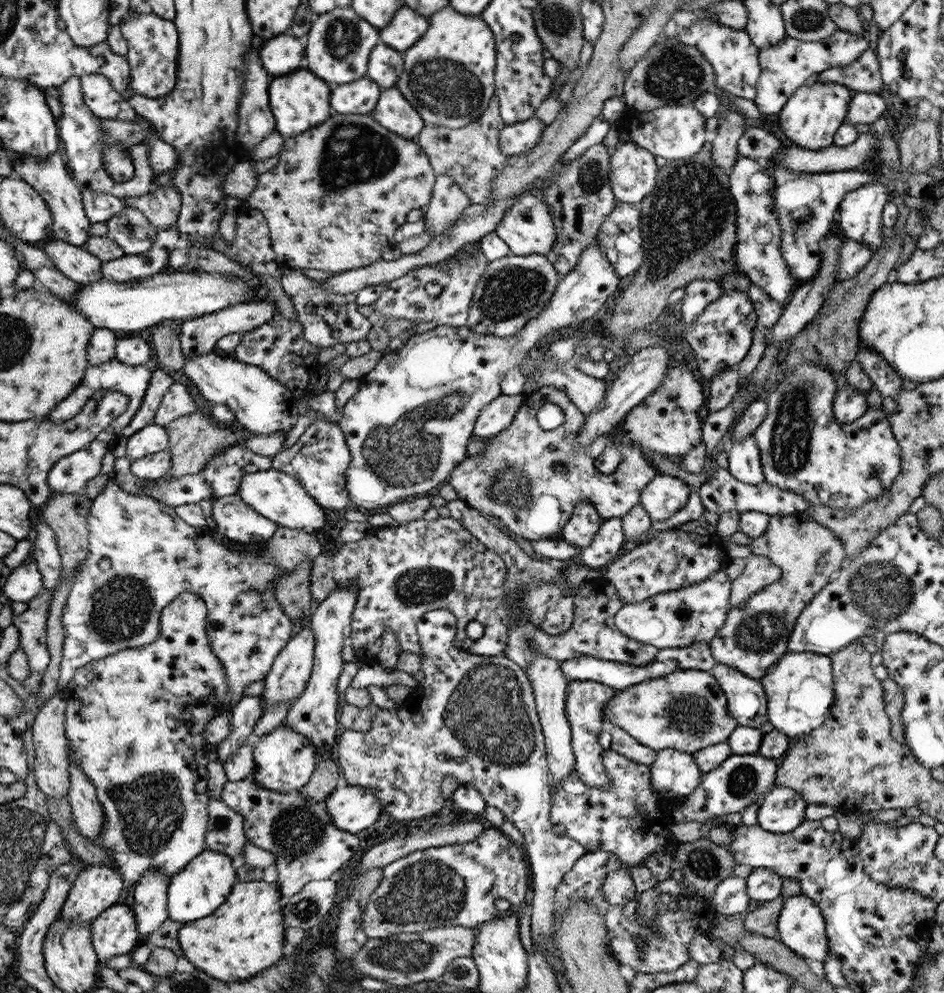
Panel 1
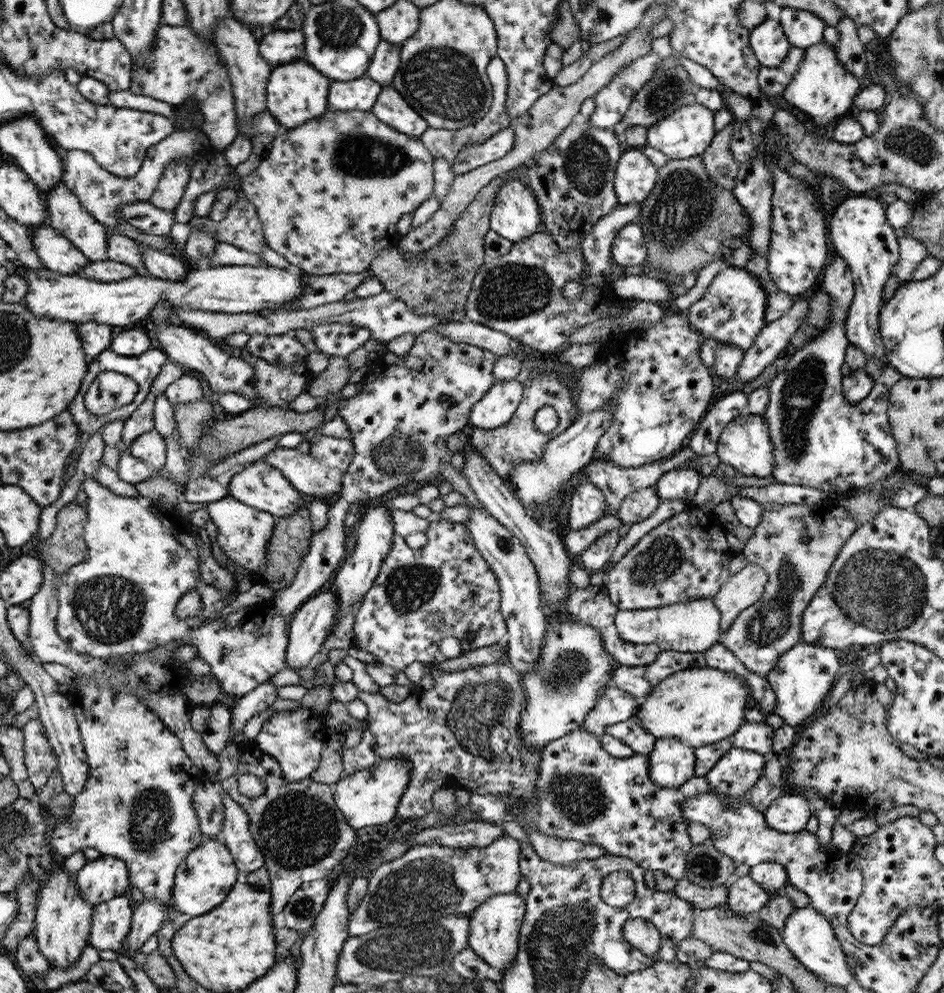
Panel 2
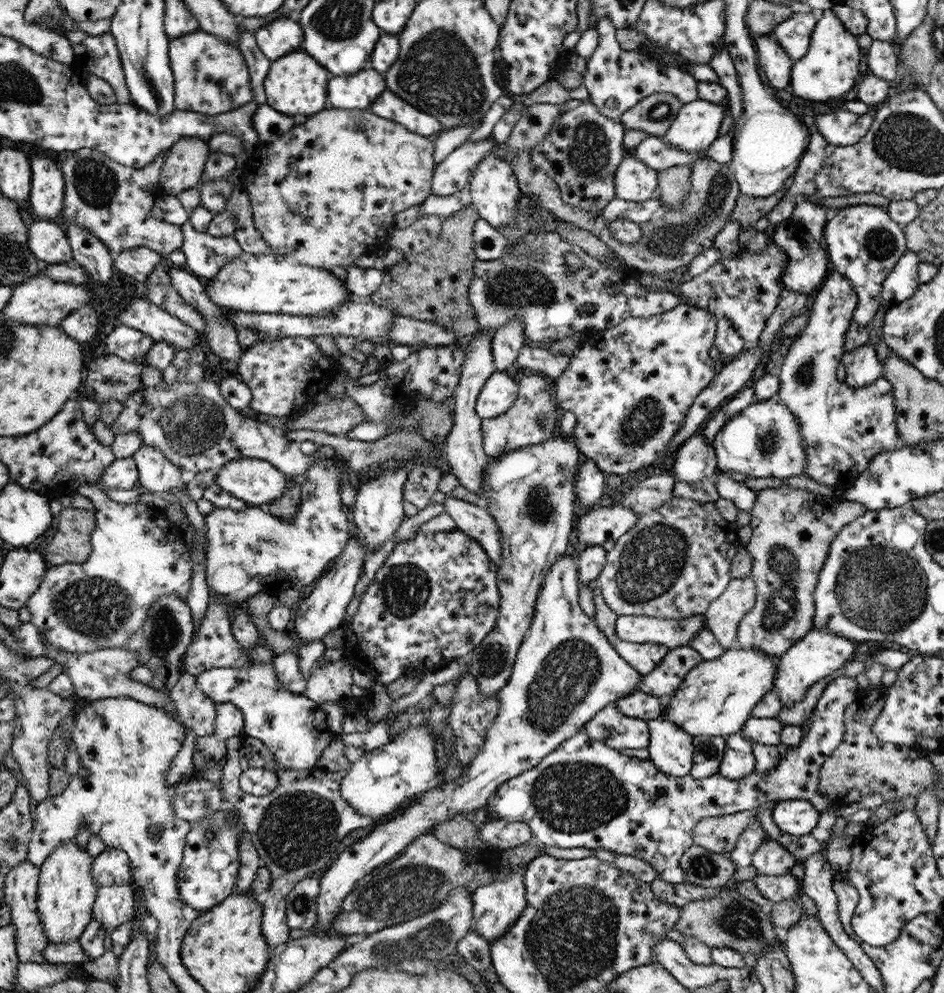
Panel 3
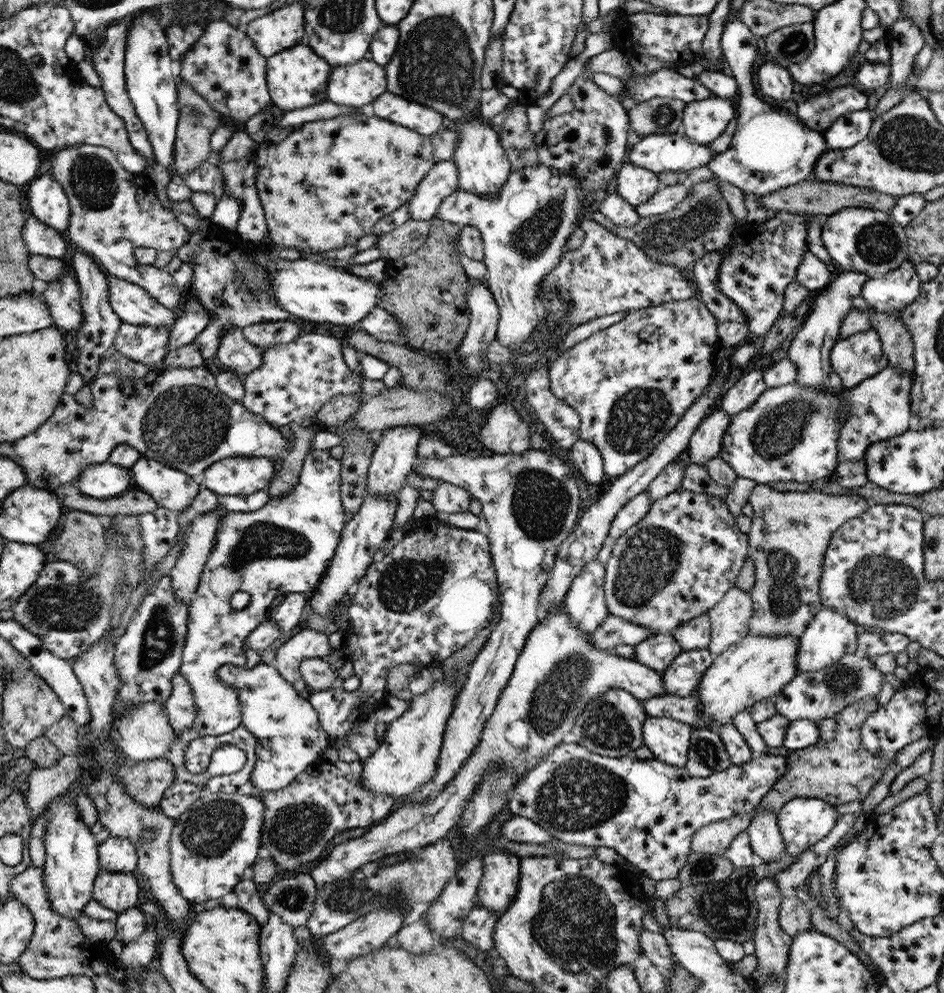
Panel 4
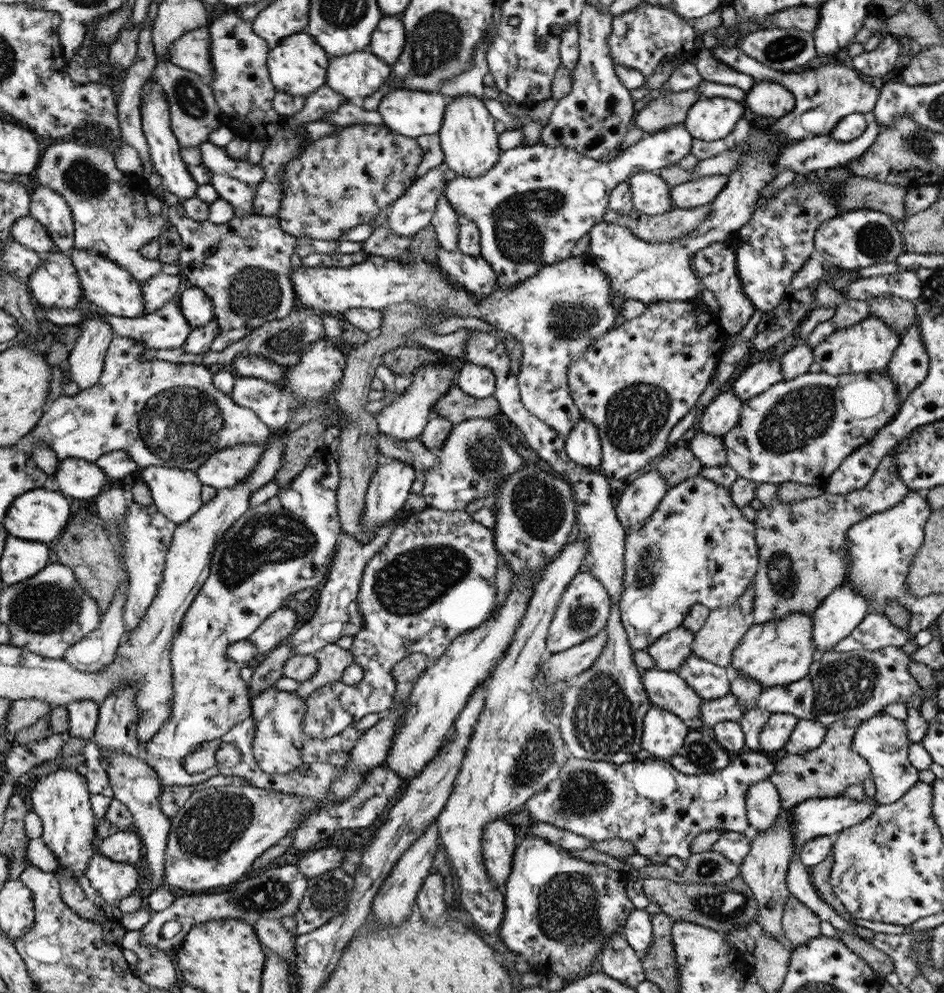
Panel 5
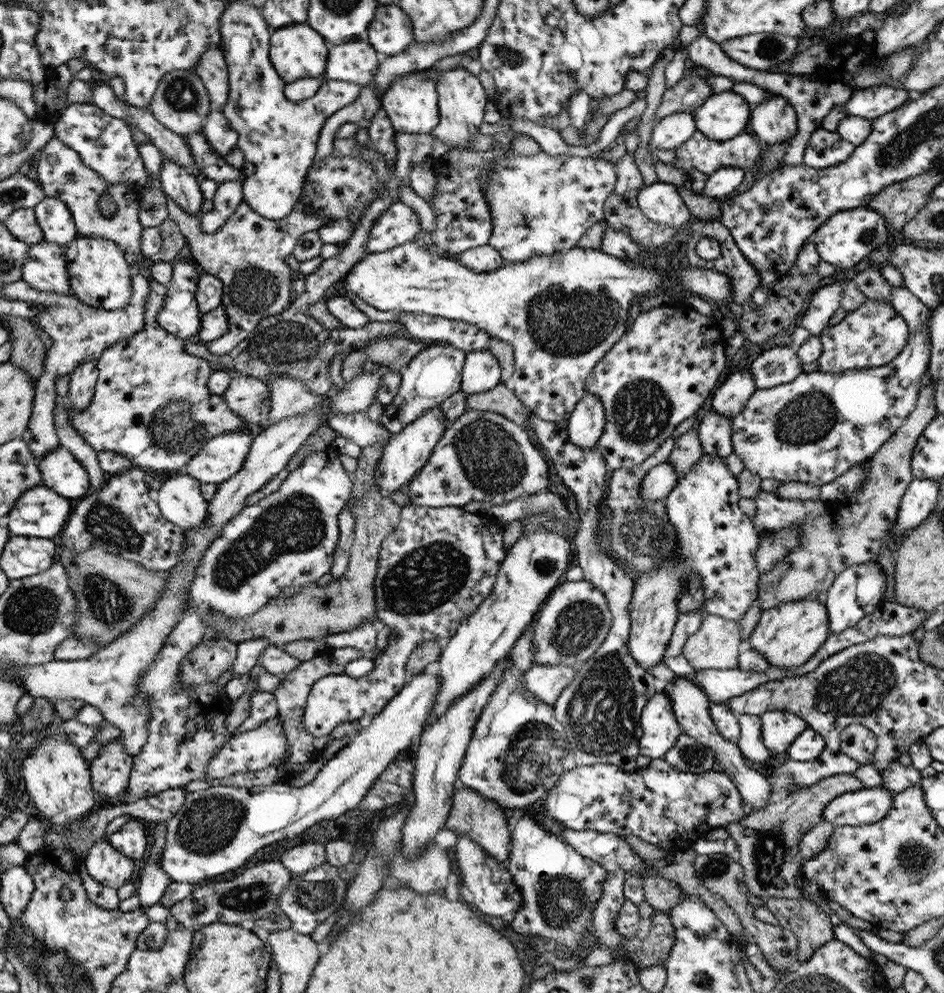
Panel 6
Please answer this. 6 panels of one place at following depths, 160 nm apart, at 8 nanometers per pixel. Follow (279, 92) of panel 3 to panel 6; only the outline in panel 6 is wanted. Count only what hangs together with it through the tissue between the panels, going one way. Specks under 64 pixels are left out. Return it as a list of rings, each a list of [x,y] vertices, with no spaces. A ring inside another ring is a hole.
[[[308,23],[292,24],[278,30],[272,30],[269,59],[286,84],[301,78],[316,78],[327,67],[326,54],[328,54],[328,50],[326,50],[326,43],[321,33]]]

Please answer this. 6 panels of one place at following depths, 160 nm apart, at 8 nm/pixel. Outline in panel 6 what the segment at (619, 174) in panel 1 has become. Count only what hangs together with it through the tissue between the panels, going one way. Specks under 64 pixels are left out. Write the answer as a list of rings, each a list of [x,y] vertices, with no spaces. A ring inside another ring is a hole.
[[[658,181],[644,186],[638,194],[637,205],[650,220],[670,225],[672,228],[678,229],[693,221],[686,196],[667,182]]]

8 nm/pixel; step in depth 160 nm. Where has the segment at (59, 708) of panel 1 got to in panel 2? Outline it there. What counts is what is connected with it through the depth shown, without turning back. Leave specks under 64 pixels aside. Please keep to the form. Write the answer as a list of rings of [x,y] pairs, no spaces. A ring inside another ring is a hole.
[[[40,720],[29,721],[21,730],[24,734],[24,758],[30,784],[36,792],[40,792],[50,774],[57,769],[58,759]]]

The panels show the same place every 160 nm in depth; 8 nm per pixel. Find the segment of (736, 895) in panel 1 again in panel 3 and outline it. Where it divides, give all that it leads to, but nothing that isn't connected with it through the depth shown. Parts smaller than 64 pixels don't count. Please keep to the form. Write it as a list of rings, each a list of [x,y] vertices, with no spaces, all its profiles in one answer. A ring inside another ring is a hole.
[[[793,869],[784,876],[756,875],[752,881],[760,891],[761,896],[769,900],[772,905],[782,900],[797,898],[801,892],[801,878],[798,869]]]

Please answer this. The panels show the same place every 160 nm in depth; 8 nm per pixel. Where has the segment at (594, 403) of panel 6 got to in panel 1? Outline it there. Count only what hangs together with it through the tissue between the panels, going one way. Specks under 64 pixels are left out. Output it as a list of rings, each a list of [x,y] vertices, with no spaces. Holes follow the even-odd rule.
[[[581,502],[573,511],[573,516],[561,531],[561,538],[577,548],[588,547],[597,532],[601,530],[602,518],[593,504]]]

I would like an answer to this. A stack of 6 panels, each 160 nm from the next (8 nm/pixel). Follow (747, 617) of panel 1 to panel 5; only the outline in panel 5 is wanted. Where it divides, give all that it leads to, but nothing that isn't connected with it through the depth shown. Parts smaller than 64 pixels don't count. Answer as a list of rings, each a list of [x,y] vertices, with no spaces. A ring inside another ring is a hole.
[[[898,445],[880,461],[864,488],[843,495],[824,492],[821,496],[783,503],[777,496],[777,485],[770,482],[756,485],[755,498],[763,502],[763,507],[757,510],[753,522],[759,556],[752,611],[754,624],[778,620],[793,612],[811,615],[822,600],[843,584],[849,563],[846,532],[867,516],[892,508],[910,491],[895,473],[893,456],[896,450]]]

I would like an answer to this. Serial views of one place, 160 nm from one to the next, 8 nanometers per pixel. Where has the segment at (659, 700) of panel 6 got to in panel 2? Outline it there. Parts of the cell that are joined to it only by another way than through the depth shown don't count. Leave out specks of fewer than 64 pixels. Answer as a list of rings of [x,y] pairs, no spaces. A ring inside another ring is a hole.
[[[658,738],[648,756],[654,785],[678,789],[696,776],[696,749],[677,738]]]

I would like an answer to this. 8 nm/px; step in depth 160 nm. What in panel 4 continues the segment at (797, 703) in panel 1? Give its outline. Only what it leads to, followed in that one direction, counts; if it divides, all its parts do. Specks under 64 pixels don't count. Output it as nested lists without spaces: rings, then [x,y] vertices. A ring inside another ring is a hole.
[[[829,606],[822,607],[808,623],[806,630],[798,638],[798,672],[820,671],[840,661],[842,657],[856,653],[857,636],[860,629],[847,619],[843,612]]]

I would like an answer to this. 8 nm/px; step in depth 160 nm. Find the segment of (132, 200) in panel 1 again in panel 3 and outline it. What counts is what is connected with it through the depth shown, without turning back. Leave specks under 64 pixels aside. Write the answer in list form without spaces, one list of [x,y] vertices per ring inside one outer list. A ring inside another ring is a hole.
[[[182,136],[177,143],[174,143],[169,149],[161,169],[160,186],[164,196],[177,196],[188,188],[198,187],[205,173],[209,152],[209,144],[200,137]]]

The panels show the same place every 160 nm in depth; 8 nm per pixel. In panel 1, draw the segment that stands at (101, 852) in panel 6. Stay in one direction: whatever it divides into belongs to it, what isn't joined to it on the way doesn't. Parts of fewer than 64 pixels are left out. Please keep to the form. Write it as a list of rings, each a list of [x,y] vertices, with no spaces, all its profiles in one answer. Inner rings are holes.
[[[117,903],[89,923],[93,947],[104,964],[120,954],[130,954],[136,948],[138,930],[134,913],[130,907]]]

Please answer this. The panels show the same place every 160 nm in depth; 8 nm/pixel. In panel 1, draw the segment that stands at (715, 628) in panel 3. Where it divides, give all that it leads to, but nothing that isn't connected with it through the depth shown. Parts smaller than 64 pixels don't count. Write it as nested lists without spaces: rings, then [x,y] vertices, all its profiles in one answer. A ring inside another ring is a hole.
[[[751,555],[745,560],[746,566],[741,576],[732,580],[731,610],[739,607],[754,593],[761,591],[765,586],[774,584],[782,574],[782,569],[774,564],[767,556]]]

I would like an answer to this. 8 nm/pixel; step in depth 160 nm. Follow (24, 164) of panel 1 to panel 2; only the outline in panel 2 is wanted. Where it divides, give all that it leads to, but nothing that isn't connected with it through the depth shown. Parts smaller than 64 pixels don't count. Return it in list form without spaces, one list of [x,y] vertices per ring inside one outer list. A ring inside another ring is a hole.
[[[60,180],[58,186],[52,187],[50,194],[46,198],[50,206],[50,227],[57,229],[62,236],[68,238],[74,248],[84,253],[90,262],[105,261],[108,258],[109,238],[106,237],[106,229],[94,216],[85,208],[82,208],[81,202],[73,192],[68,192],[68,187]]]

